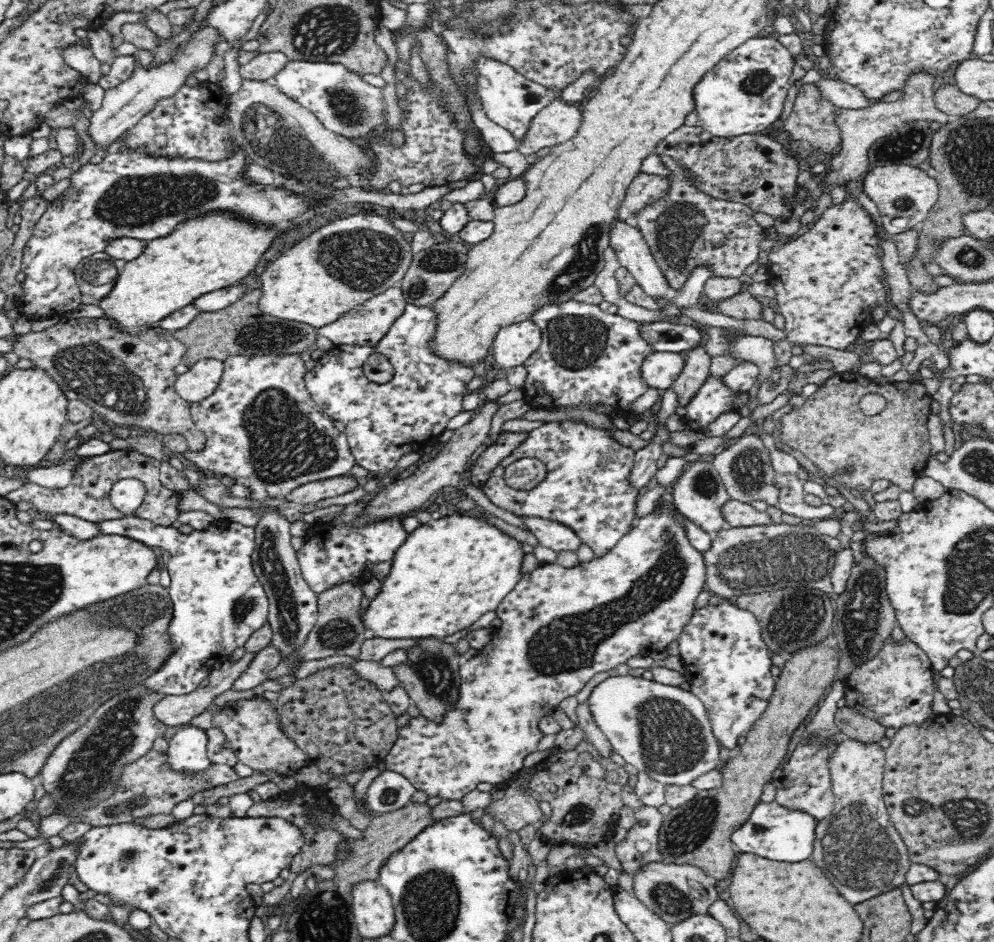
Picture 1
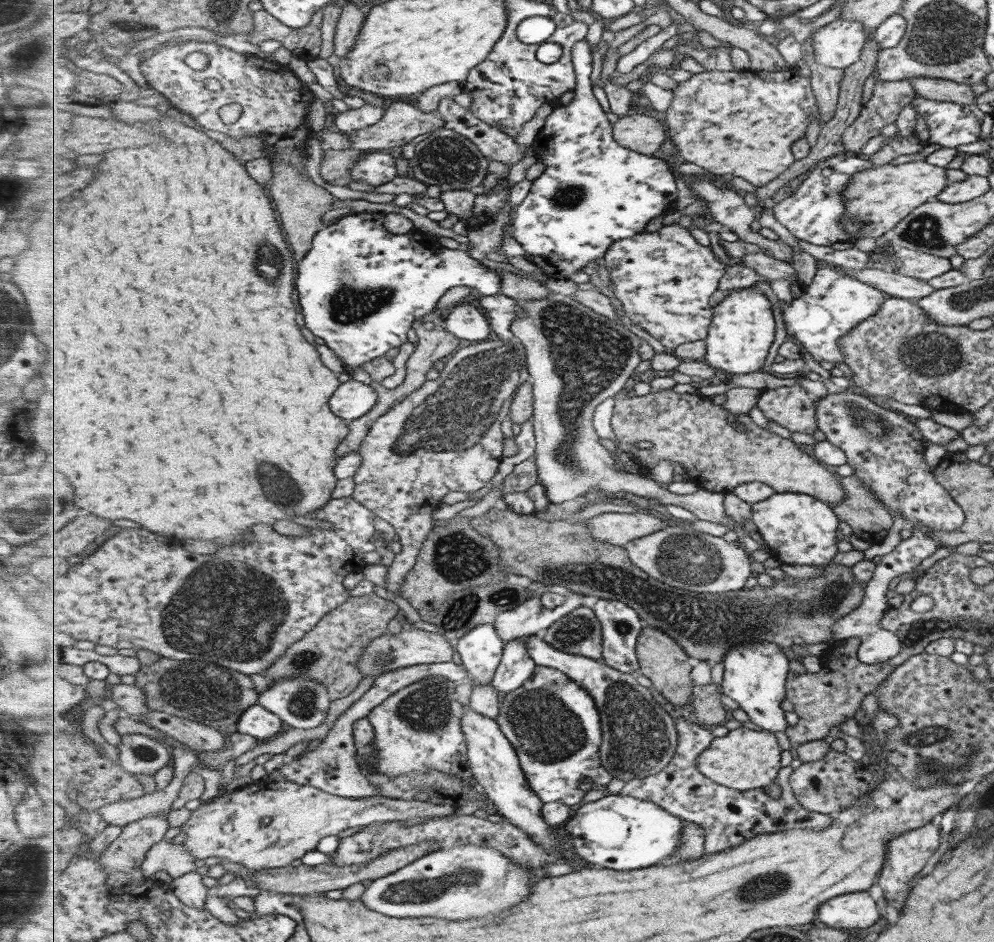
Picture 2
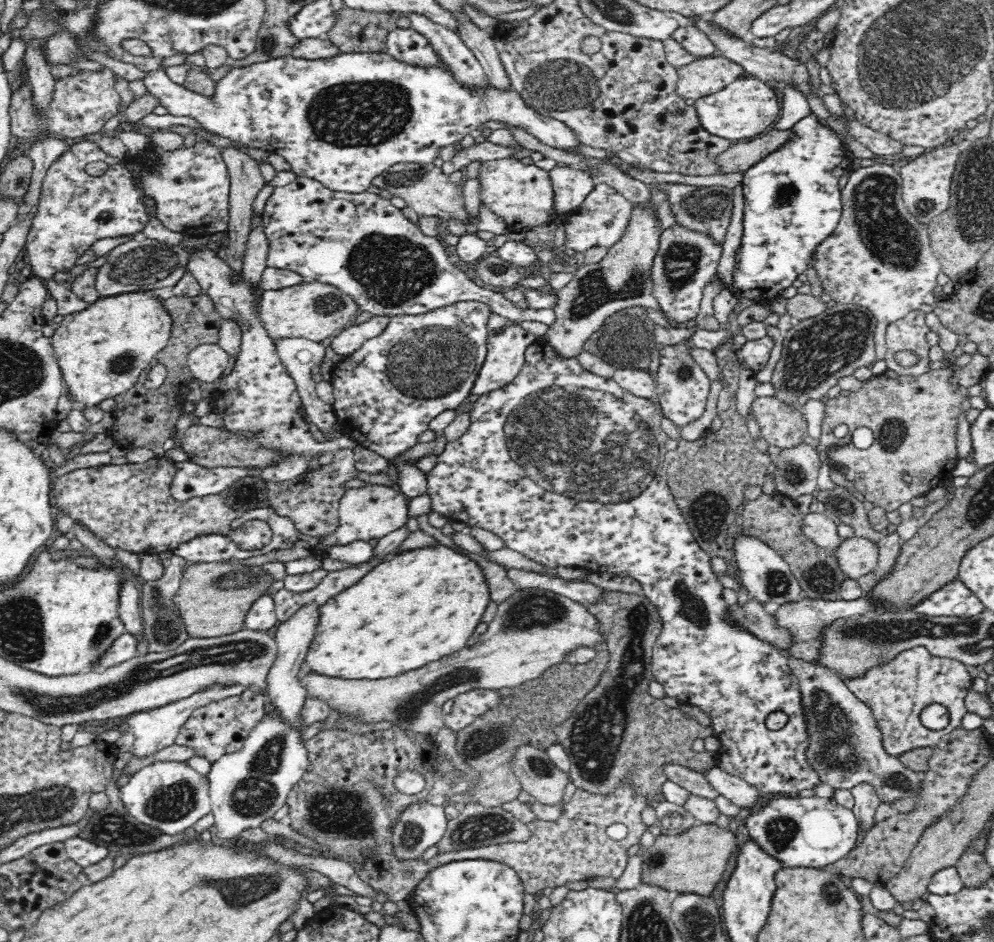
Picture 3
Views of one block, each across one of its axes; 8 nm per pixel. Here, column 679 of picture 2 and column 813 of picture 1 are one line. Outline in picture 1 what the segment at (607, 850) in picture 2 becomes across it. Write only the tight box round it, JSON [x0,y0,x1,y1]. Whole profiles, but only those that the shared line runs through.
[731,800,818,862]

